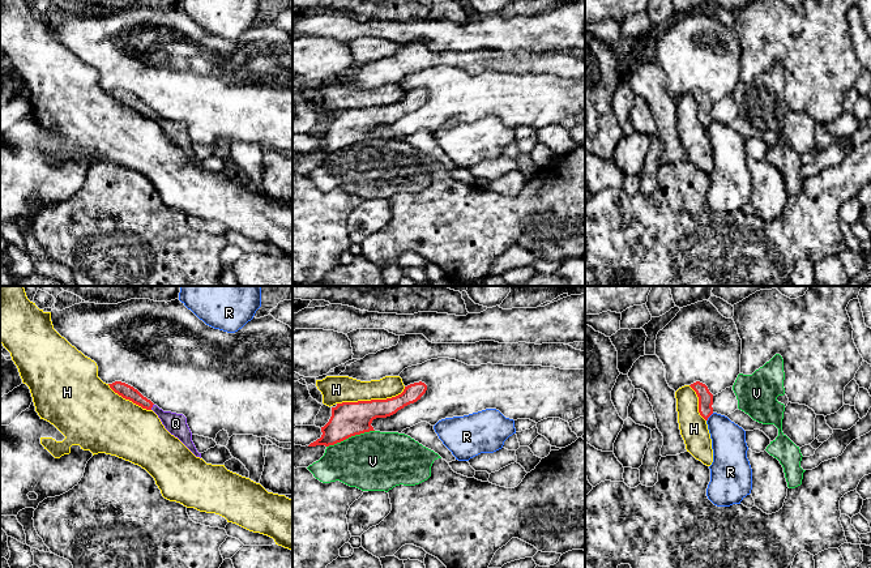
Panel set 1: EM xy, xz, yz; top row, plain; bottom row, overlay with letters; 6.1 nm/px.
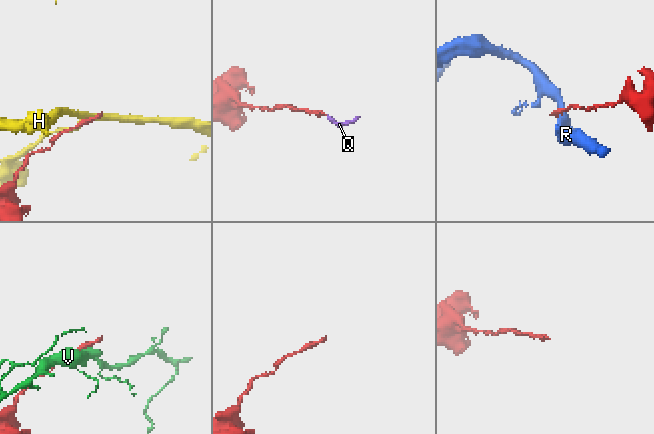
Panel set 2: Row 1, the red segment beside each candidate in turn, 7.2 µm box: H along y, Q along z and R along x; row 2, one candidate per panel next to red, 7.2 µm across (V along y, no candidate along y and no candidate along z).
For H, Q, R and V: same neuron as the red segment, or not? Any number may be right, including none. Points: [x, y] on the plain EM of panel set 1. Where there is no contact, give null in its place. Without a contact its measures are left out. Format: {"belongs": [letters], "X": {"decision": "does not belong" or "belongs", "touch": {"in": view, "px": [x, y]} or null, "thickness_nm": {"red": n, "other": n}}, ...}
{"belongs": ["Q"], "H": {"decision": "does not belong", "touch": {"in": "xz", "px": [371, 107]}, "thickness_nm": {"red": 220, "other": 180}}, "Q": {"decision": "belongs", "touch": {"in": "xy", "px": [152, 114]}, "thickness_nm": {"red": 90, "other": 130}}, "R": {"decision": "does not belong", "touch": {"in": "yz", "px": [709, 123]}, "thickness_nm": {"red": 100, "other": 220}}, "V": {"decision": "does not belong", "touch": {"in": "xz", "px": [350, 144]}, "thickness_nm": {"red": 220, "other": 360}}}

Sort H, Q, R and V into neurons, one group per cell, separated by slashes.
H / Q / R / V

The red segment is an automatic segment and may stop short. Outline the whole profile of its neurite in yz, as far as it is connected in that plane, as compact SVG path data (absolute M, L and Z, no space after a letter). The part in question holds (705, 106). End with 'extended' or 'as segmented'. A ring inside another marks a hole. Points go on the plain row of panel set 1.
M696 89L689 93L699 104L699 120L700 123L708 128L708 125L713 121L713 102L709 99L708 94L700 89Z; as segmented

